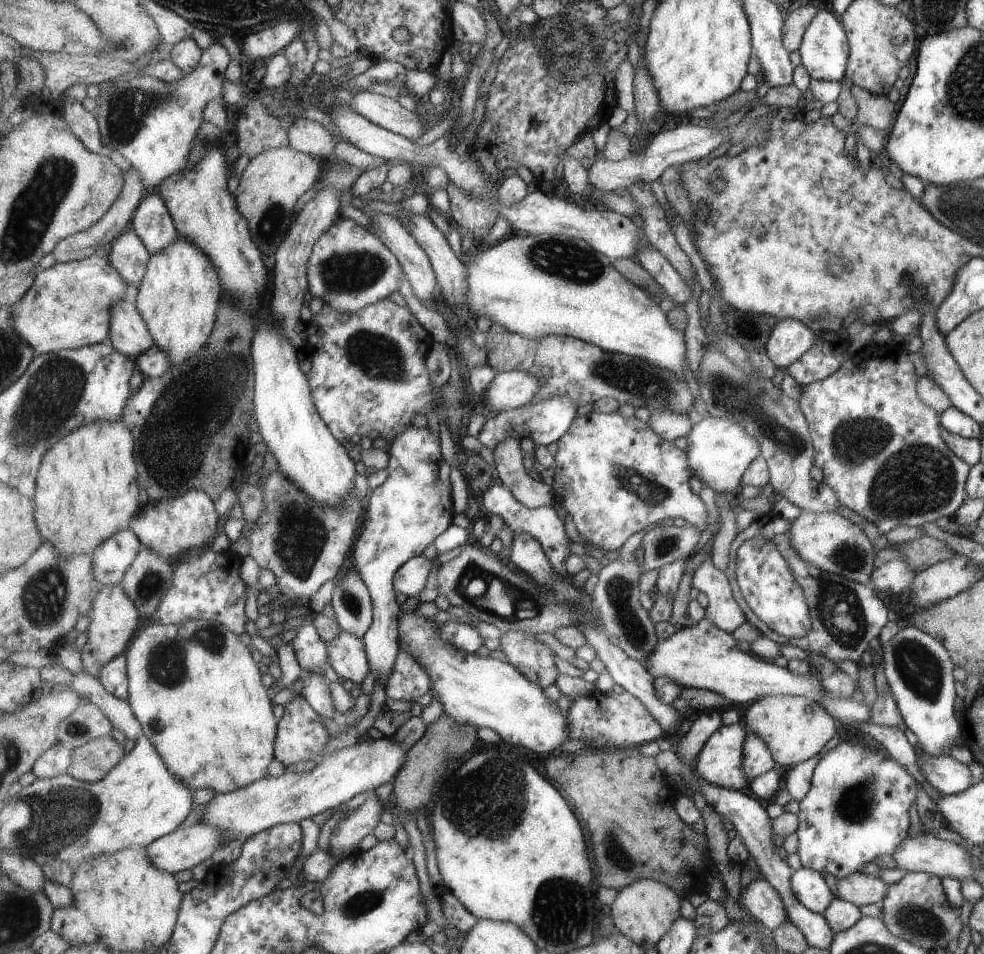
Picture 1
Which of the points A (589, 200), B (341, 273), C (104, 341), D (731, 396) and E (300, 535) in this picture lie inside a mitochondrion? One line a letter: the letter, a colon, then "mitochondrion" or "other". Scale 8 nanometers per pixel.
A: other
B: mitochondrion
C: other
D: mitochondrion
E: mitochondrion

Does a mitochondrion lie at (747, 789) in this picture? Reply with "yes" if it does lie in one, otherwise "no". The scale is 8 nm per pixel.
no

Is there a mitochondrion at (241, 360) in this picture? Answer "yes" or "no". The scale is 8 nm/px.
no

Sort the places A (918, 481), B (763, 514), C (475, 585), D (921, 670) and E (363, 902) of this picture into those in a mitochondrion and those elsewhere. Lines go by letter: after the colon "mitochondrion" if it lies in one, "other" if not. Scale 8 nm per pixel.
A: mitochondrion
B: other
C: mitochondrion
D: mitochondrion
E: mitochondrion

